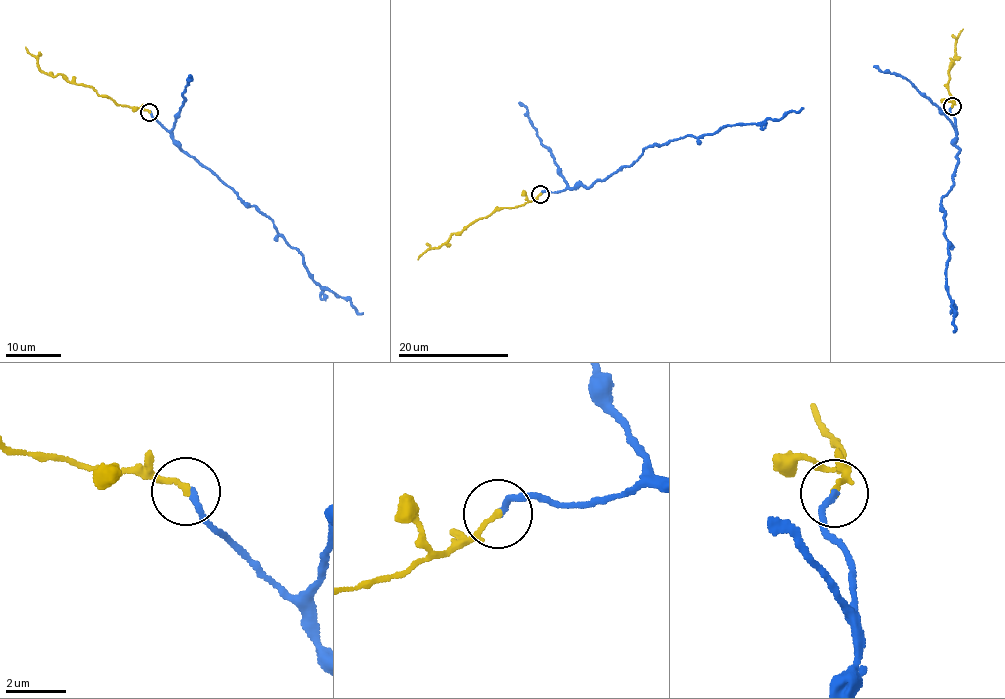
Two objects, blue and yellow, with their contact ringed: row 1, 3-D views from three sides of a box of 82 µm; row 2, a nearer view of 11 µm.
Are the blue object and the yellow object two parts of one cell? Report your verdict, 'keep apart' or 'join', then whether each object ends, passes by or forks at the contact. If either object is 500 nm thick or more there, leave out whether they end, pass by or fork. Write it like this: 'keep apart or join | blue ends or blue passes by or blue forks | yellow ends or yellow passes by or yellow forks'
join | blue ends | yellow ends

